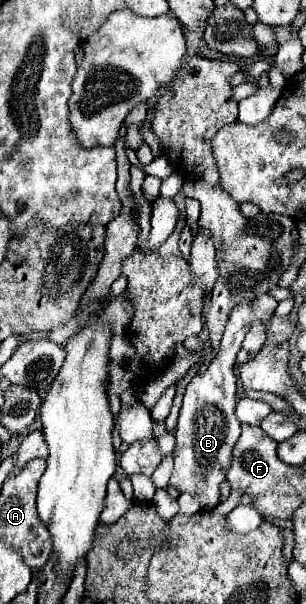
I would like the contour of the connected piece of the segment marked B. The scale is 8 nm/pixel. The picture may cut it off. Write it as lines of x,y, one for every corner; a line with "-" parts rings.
248,302
238,304
224,330
220,352
210,362
210,366
199,372
188,382
182,398
182,408
178,414
178,424
174,430
174,468
170,484
178,492
188,492
198,496
204,510
212,510
220,502
220,484
230,468
232,448
240,436
240,422
234,414
236,406
237,377
234,373
236,354
252,322
252,306

